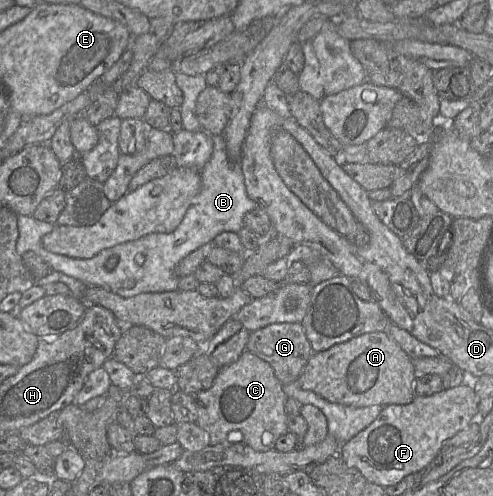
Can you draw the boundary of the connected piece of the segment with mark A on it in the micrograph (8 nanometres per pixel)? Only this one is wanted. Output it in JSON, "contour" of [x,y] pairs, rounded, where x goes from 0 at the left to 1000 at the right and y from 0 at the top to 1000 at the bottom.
{"contour":[[[781,667],[740,671],[663,706],[637,710],[611,758],[606,776],[657,804],[712,821],[819,817],[842,802],[844,746],[838,726]]]}

